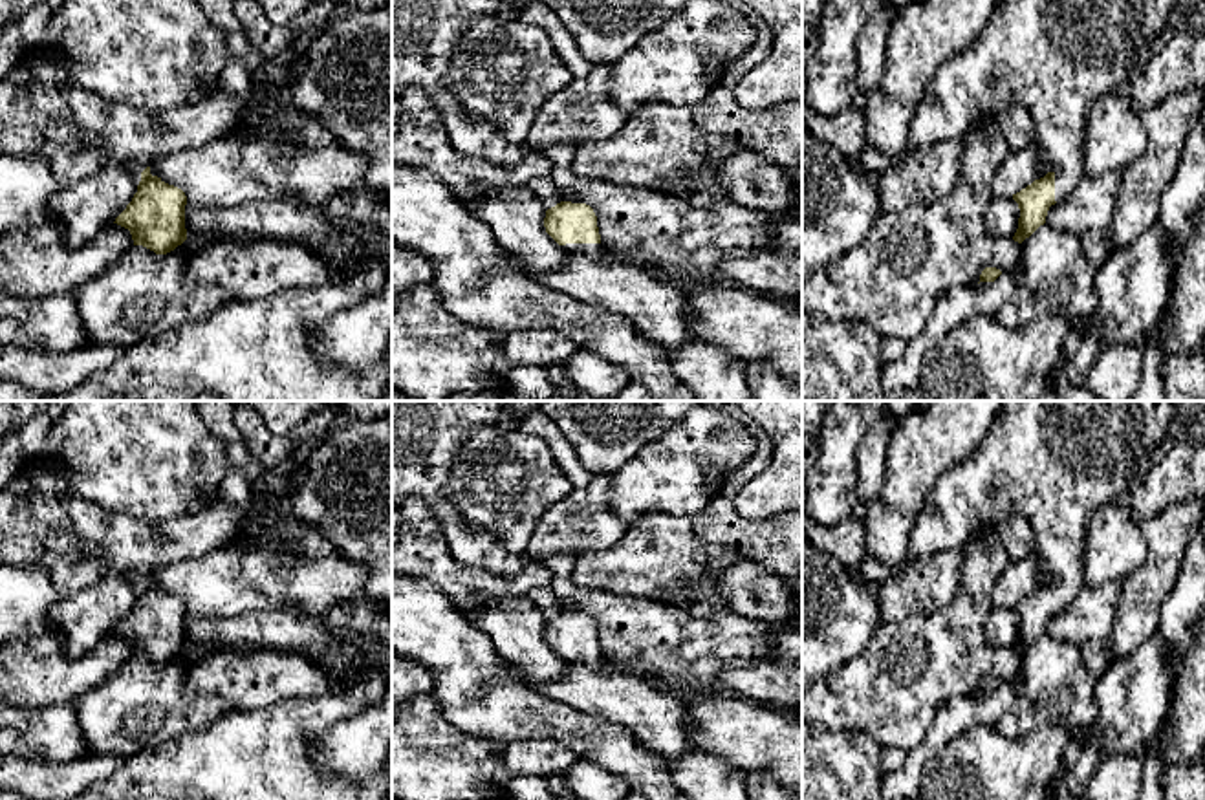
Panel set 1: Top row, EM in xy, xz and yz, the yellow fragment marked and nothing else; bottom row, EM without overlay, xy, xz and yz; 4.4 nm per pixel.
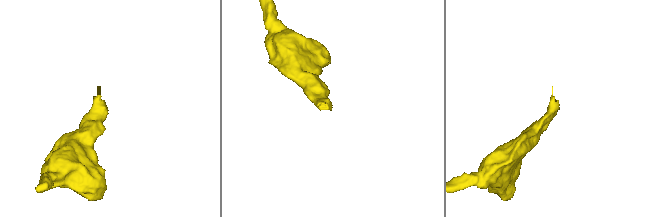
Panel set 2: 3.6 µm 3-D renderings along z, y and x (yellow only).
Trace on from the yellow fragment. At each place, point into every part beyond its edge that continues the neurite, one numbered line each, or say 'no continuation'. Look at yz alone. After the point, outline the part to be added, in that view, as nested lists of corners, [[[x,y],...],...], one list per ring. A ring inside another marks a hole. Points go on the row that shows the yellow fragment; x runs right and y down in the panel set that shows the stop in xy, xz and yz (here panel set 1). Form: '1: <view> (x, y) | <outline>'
1: yz (1055, 57) | [[[1000,0],[978,42],[949,59],[928,84],[910,121],[905,154],[886,157],[864,145],[863,168],[883,176],[927,145],[960,141],[965,124],[980,115],[998,115],[1011,106],[1024,106],[1035,123],[1033,145],[1042,163],[1055,170],[1055,201],[1060,201],[1084,178],[1082,145],[1090,110],[1102,95],[1124,88],[1130,70],[1148,62],[1174,4],[1176,0]]]

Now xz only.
1: xz (594, 251) | [[[566,243],[562,245],[566,253],[581,253],[590,260],[601,260],[606,256],[604,245],[602,243]]]

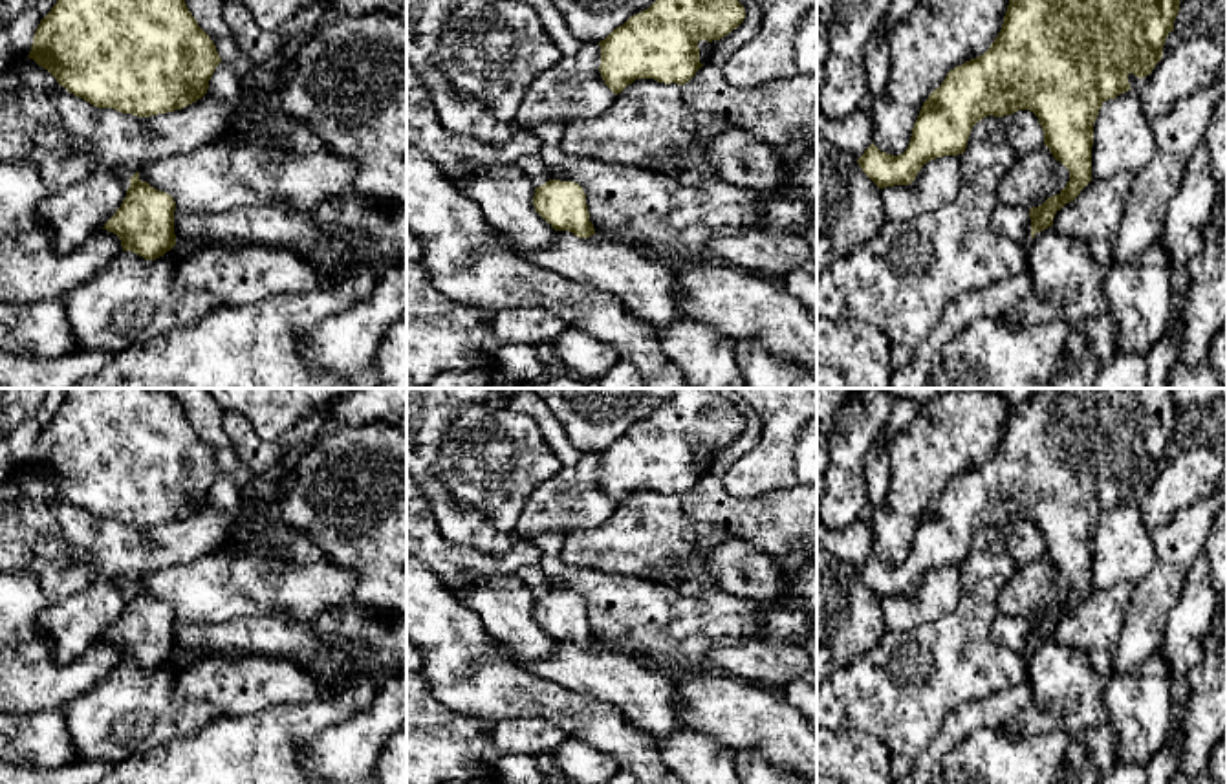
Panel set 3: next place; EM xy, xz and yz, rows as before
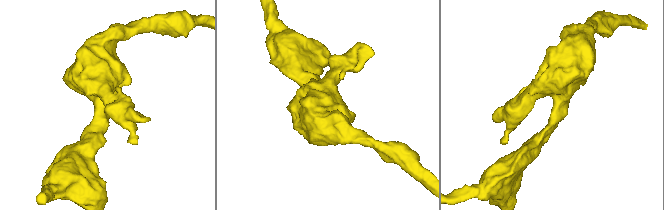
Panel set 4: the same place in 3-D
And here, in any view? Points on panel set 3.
no continuation

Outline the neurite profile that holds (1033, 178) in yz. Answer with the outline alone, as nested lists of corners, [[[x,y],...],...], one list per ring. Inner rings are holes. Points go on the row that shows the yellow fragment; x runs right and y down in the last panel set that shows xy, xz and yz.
[[[1042,145],[1015,159],[1002,178],[998,200],[1029,211],[1060,194],[1068,181],[1070,170]]]

